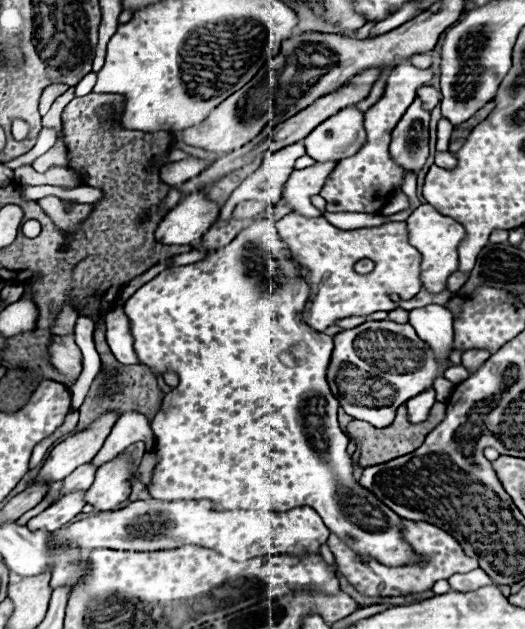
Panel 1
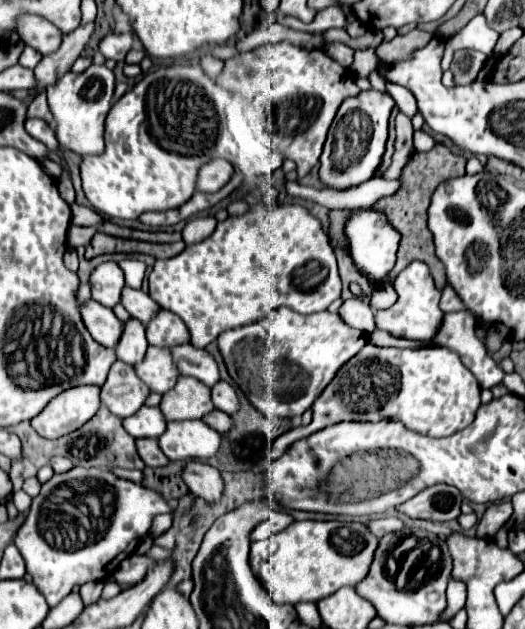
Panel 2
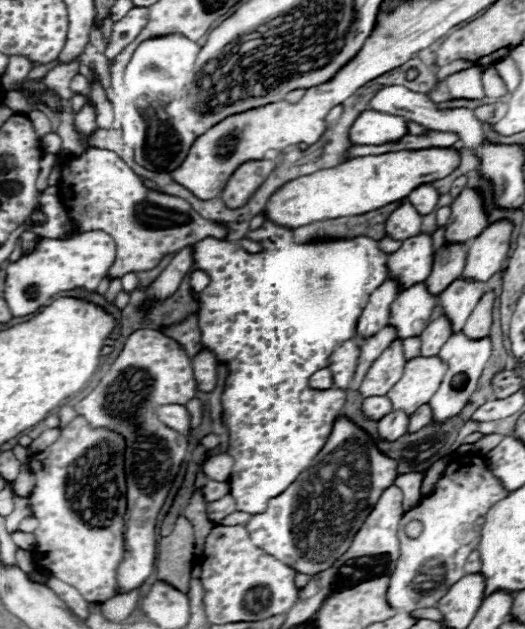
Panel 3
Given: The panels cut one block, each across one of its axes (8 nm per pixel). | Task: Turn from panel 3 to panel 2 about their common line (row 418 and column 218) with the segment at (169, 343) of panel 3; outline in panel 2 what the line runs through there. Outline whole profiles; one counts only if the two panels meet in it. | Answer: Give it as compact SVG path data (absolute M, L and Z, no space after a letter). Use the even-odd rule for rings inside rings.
M166 66L166 68L158 68L156 72L148 72L144 74L144 78L132 88L128 90L110 110L108 118L106 118L106 150L104 154L98 156L84 156L82 164L80 164L80 178L82 178L82 190L90 202L90 206L98 212L98 214L108 214L114 218L126 218L126 220L136 220L142 212L150 212L150 210L172 210L172 208L180 208L184 202L188 202L194 194L194 186L196 186L196 176L202 164L218 158L218 144L220 144L220 134L226 132L226 114L224 114L224 106L226 100L230 100L230 94L226 90L222 90L216 82L212 82L212 78L208 78L198 66Z

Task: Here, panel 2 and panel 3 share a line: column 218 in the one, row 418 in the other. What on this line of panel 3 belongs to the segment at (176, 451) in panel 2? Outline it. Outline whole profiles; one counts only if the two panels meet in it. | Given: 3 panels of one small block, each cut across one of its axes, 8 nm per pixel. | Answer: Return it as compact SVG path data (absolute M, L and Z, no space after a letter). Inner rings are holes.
M458 332L458 334L454 334L454 336L448 338L448 342L446 342L446 344L442 346L442 350L440 350L440 358L448 364L448 372L444 374L438 392L436 392L434 398L430 400L430 406L434 408L434 420L436 420L436 422L442 422L442 420L446 420L446 418L456 416L456 414L466 406L468 398L470 398L472 392L476 390L476 384L478 384L478 380L480 380L480 376L482 376L482 370L484 370L486 362L490 360L490 354L492 354L490 336L472 340L472 338L468 338L464 332Z

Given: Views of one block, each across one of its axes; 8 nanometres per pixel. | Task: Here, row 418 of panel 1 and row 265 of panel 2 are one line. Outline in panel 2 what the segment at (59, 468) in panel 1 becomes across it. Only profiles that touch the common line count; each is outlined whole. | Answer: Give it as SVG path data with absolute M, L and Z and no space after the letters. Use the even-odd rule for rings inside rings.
M104 262L94 268L96 272L88 278L90 294L102 306L112 308L120 302L120 292L124 286L124 274L116 262Z

